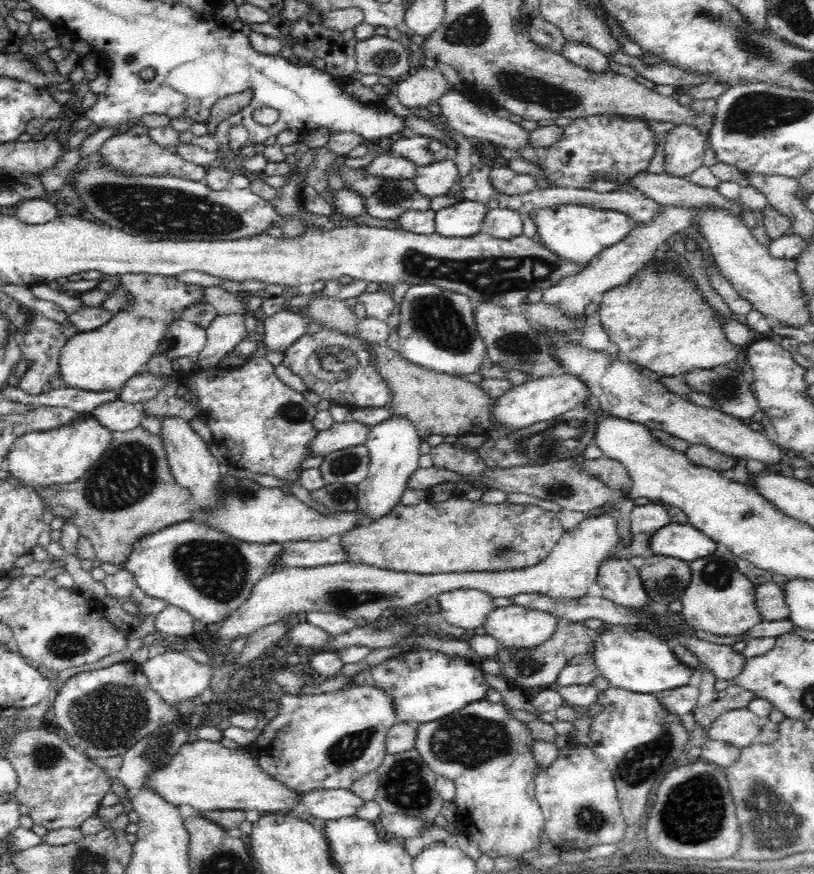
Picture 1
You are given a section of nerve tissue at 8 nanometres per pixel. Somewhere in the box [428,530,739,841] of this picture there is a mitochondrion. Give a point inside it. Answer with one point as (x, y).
(643, 761)

